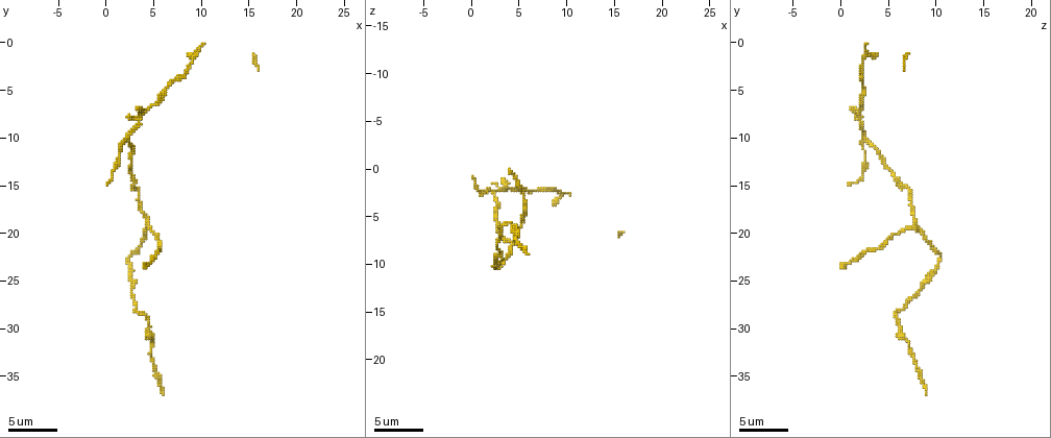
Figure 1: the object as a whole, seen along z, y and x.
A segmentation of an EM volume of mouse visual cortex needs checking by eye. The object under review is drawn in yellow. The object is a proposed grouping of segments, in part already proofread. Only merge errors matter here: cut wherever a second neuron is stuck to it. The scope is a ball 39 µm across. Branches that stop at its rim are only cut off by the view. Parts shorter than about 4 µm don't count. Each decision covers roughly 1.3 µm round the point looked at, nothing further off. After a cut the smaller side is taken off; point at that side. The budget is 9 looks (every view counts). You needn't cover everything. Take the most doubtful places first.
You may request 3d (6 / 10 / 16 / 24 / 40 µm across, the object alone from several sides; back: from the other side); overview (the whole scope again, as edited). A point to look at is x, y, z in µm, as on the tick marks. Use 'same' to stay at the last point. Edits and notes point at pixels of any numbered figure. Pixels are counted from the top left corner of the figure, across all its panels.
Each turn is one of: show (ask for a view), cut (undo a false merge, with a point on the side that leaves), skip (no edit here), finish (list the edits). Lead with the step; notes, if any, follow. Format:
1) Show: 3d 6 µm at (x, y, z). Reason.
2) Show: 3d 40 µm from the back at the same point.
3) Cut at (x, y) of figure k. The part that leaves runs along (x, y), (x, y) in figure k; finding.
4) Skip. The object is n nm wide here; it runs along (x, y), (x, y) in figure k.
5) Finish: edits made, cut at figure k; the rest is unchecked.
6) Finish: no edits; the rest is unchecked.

Show: 3d 6 µm at (4.6, 19.2, 7.6). A fork.

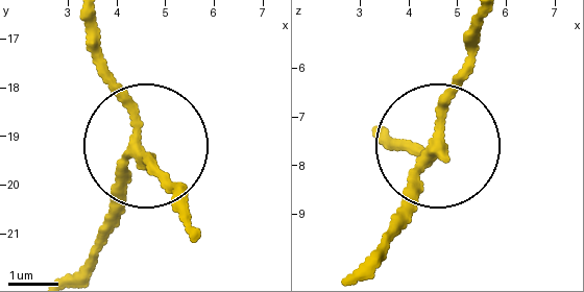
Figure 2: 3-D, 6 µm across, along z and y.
Skip. The object is 200 nm wide here; it runs along (98, 27), (136, 148), (186, 197) in figure 2; all the same neuron.

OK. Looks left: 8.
Show: 3d 16 µm at (1.8, 10.2, 2.4). Two arms in line, one across.

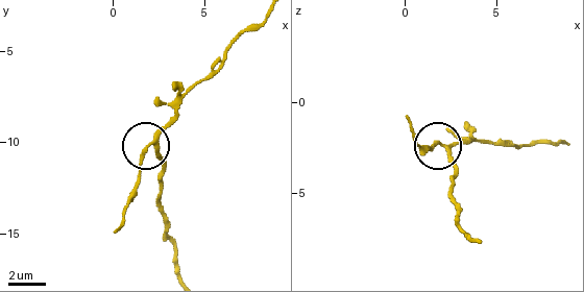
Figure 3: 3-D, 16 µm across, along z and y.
Cut at (177, 117) of figure 3. 3 arms meet here; a second neuron is stuck on.

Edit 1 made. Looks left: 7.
Show: overview.

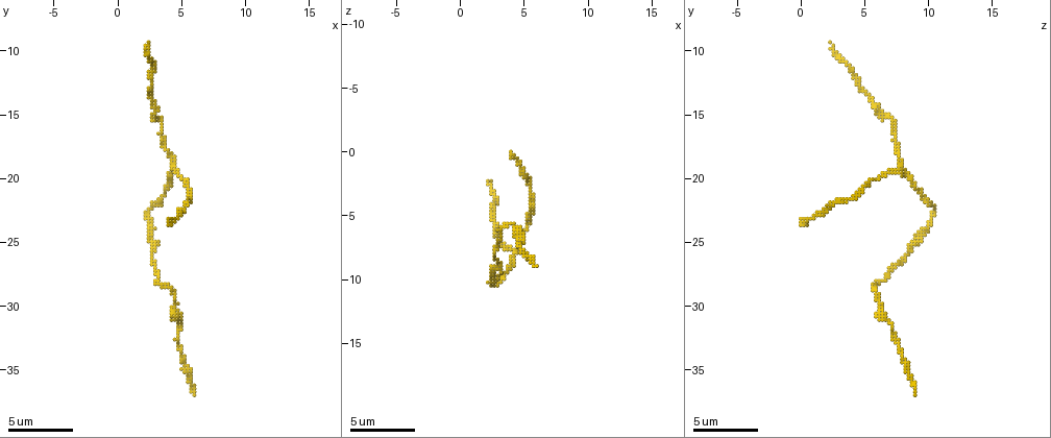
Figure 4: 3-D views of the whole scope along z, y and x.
Show: 3d 10 µm at (4.8, 32.0, 7.4). Sudden change in width.

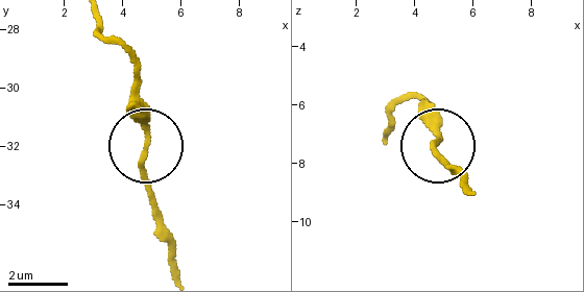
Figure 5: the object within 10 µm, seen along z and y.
Show: 3d 6 µm at (4.7, 31.9, 7.2). Closer look.

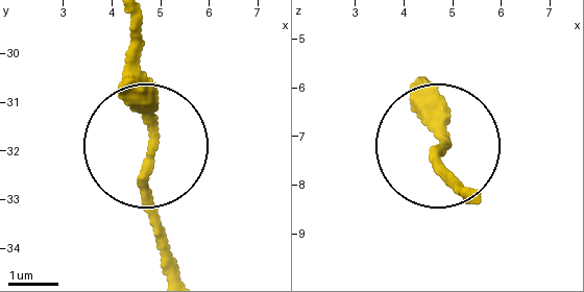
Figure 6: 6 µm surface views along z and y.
Skip. It runs along (130, 20), (160, 265) in figure 6; continuous, no second neuron.

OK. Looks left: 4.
Show: 3d 10 µm at (5.6, 22.0, 2.8). Thin neck.

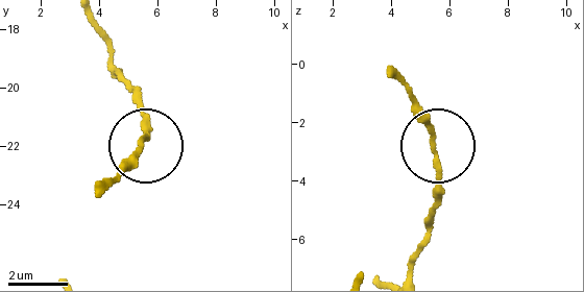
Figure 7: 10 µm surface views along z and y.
Show: 3d 10 µm from the back at (5.5, 21.9, 2.8).

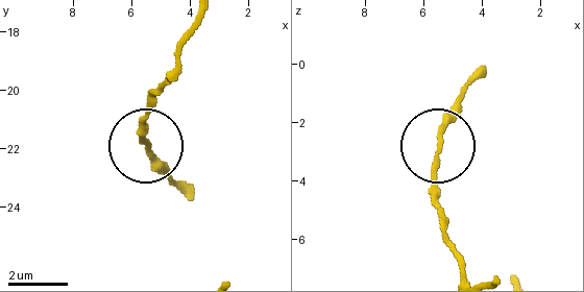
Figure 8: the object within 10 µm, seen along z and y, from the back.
Skip. It runs along (465, 273), (437, 191), (437, 131), (480, 74) in figure 8; all the same neuron.

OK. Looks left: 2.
Finish: edits made, cut at figure 3; the rest is unchecked.

